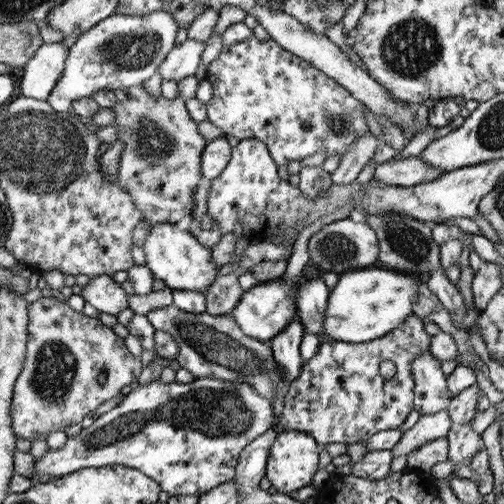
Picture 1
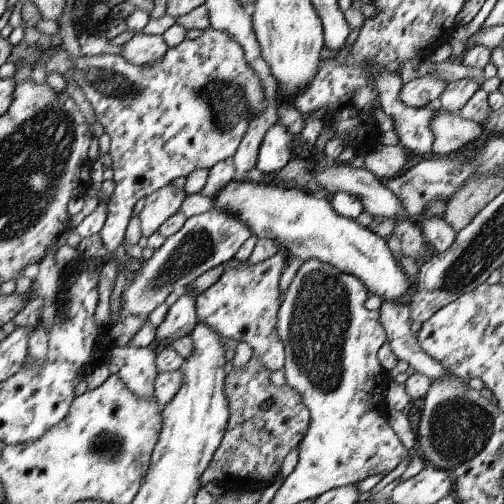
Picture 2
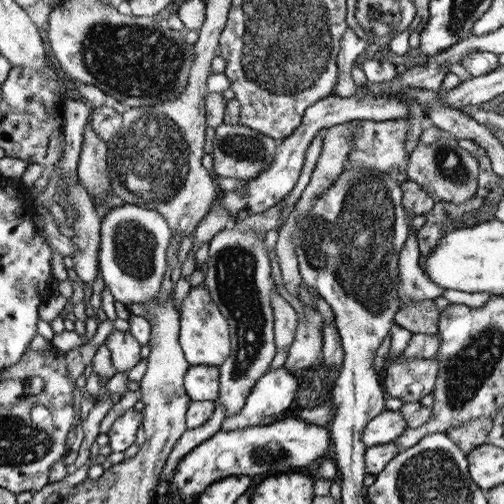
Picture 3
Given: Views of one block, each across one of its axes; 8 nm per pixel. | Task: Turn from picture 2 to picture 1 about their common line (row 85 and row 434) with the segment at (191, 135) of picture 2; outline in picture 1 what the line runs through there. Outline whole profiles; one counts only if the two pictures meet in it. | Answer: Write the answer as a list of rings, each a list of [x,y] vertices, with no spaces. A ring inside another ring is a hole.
[[[199,378],[189,384],[161,384],[149,382],[137,390],[125,392],[125,398],[109,412],[93,420],[93,426],[83,428],[77,436],[67,438],[59,450],[47,448],[41,458],[33,458],[29,476],[33,478],[59,478],[81,468],[107,468],[107,466],[127,466],[139,470],[153,482],[161,486],[169,496],[203,496],[205,492],[233,482],[235,466],[241,450],[253,442],[263,432],[275,428],[275,414],[271,400],[265,400],[249,384],[221,382],[213,378]]]

